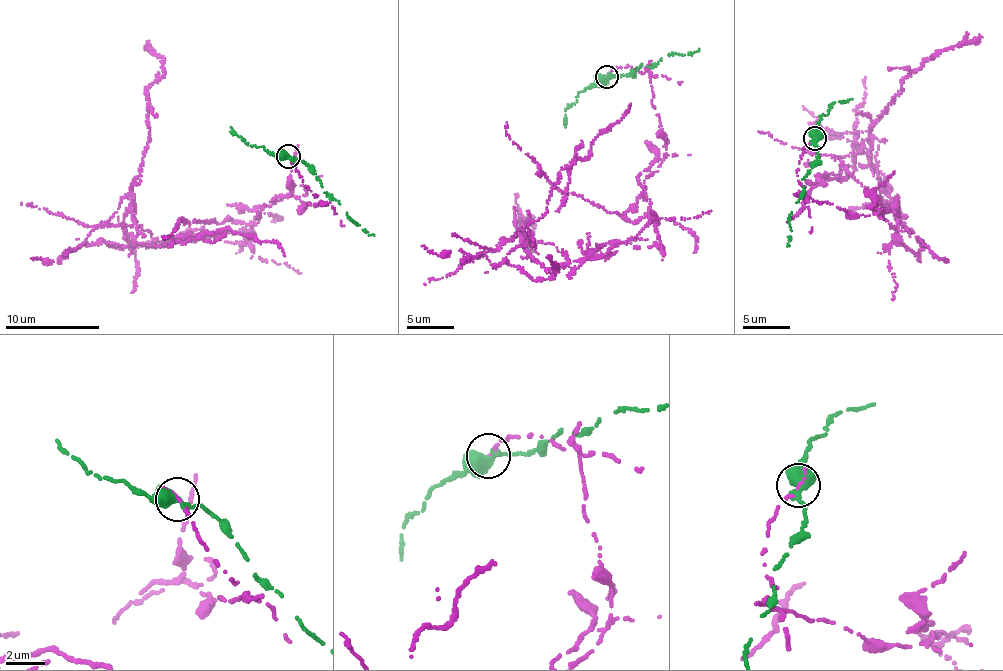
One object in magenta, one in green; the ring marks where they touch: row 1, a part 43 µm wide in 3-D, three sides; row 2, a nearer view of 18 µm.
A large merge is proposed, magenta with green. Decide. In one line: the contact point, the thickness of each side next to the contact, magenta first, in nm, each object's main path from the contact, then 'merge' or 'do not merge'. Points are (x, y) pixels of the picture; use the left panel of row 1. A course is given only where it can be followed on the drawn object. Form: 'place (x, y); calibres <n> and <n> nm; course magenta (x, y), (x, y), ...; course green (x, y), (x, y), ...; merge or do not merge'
place (288, 156); calibres 180 and 440 nm; course magenta (289, 156), (322, 203), (259, 207), (243, 243), (153, 244), (133, 222), (134, 246), (227, 228), (284, 256); course green (287, 156), (300, 160), (324, 192), (362, 229), (374, 235); do not merge

